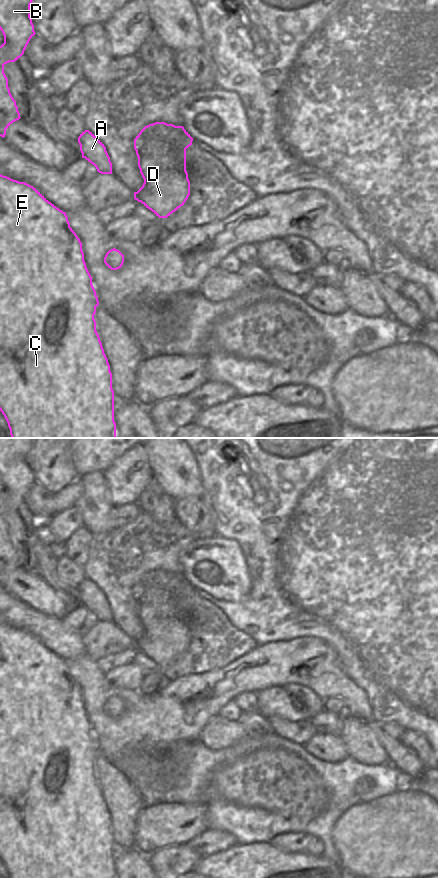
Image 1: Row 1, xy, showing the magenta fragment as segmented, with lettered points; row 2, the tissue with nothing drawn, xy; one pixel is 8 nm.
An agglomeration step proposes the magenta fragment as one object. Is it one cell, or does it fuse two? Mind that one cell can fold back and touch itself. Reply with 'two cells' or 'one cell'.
one cell

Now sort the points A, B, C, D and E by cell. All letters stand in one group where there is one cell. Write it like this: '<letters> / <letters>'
A B C D E

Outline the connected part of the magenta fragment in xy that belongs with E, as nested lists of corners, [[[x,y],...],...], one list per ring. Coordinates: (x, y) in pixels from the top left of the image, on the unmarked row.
[[[0,622],[0,859],[4,863],[10,878],[116,878],[114,869],[114,839],[112,837],[112,821],[108,807],[104,801],[100,785],[96,779],[94,763],[99,753],[96,739],[92,733],[92,725],[84,709],[82,691],[74,678],[70,675],[66,660],[49,650],[36,636],[13,628]]]

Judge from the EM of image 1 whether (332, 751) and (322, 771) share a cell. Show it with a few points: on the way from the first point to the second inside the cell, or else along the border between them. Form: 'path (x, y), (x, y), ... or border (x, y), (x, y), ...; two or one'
border (306, 750), (325, 761), (340, 761), (348, 756); two

